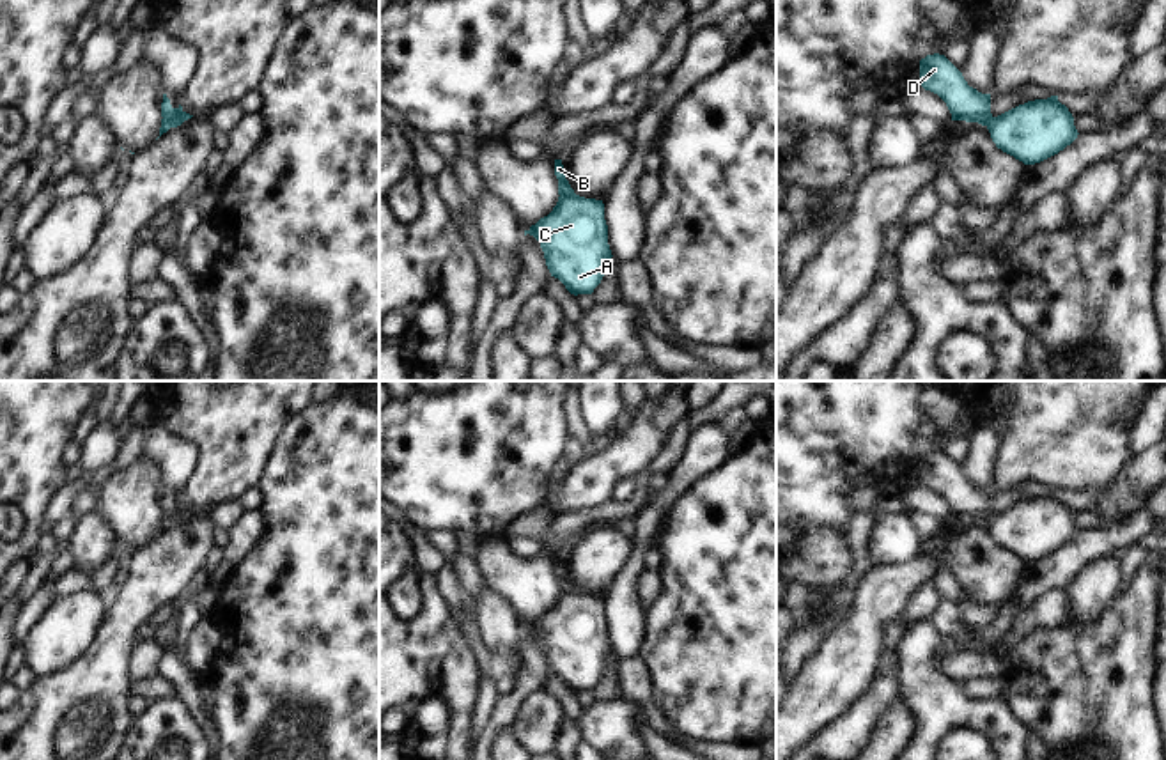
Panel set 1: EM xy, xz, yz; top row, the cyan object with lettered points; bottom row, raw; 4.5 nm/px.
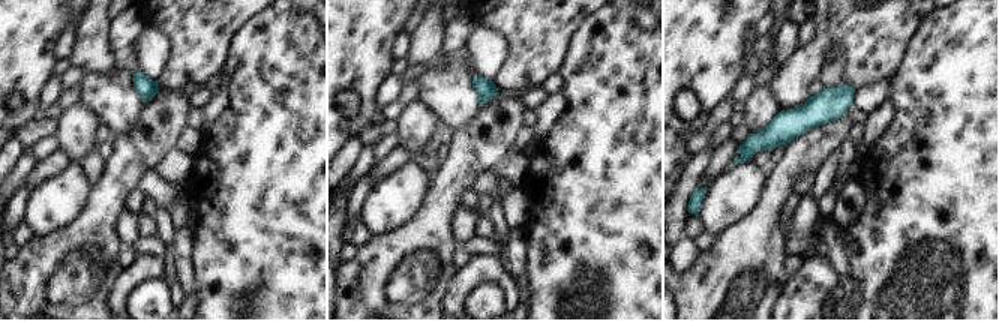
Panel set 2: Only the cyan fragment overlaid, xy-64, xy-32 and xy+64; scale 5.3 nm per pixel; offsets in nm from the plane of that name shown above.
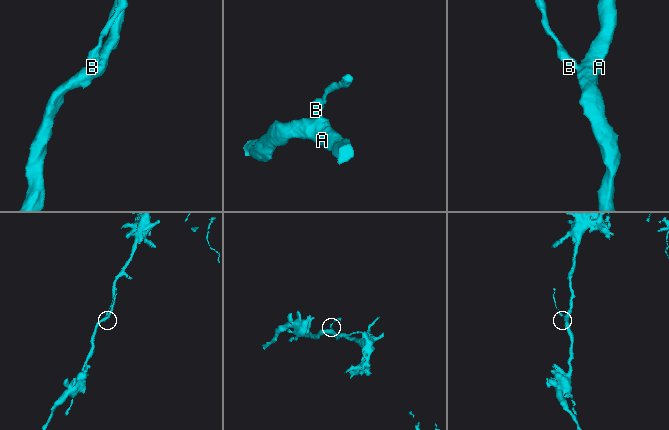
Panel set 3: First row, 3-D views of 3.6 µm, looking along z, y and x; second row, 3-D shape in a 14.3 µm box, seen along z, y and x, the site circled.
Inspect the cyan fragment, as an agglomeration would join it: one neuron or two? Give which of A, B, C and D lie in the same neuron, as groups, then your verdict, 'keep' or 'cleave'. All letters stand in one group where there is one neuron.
A C / B D; cleave

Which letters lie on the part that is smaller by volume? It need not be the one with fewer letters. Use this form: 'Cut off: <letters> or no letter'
Cut off: B, D

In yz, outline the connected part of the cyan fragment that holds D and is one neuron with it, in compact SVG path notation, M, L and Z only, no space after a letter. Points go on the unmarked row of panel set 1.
M939 450L920 457L921 484L937 491L948 503L952 517L978 519L987 523L991 510L991 491L969 484L962 469Z

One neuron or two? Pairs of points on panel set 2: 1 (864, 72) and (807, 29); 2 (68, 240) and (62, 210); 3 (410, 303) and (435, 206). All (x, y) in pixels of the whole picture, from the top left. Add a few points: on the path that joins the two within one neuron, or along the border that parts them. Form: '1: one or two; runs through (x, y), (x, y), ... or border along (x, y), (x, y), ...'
1: two; border along (812, 18), (813, 36), (797, 48)
2: two; border along (87, 200), (66, 225), (33, 237)
3: one; runs through (410, 279), (410, 267), (423, 246), (429, 230)

